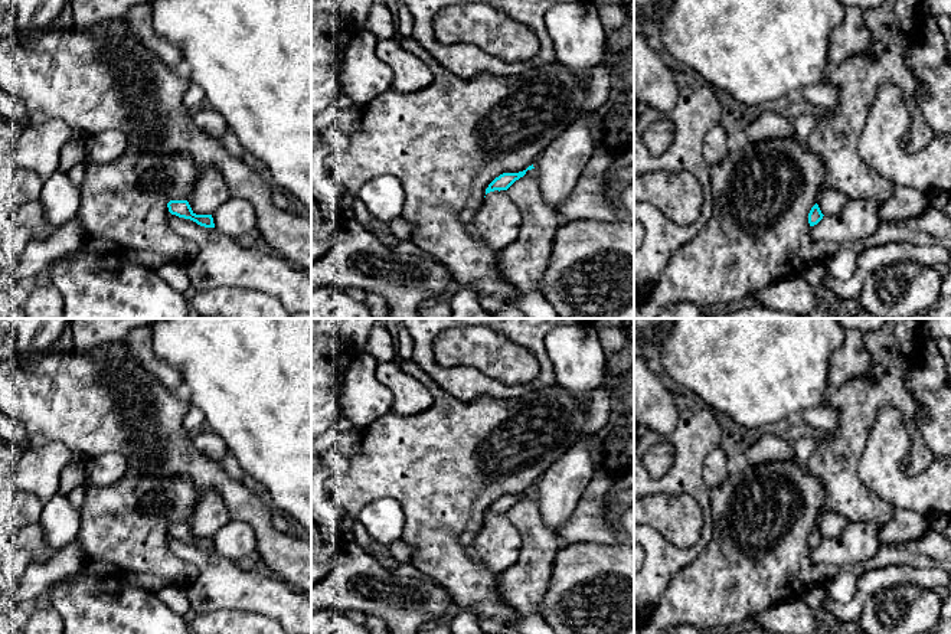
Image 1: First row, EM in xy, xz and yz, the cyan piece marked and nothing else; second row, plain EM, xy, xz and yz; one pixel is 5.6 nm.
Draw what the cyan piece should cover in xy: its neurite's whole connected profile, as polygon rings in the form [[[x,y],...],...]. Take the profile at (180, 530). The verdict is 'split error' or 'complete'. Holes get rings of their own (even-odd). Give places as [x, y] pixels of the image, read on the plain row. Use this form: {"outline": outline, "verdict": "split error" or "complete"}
{"outline": [[[170,523],[167,530],[171,537],[190,542],[205,550],[215,550],[212,537],[196,537],[187,523]]], "verdict": "complete"}

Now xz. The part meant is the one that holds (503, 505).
{"outline": [[[533,487],[529,488],[526,493],[519,494],[519,496],[503,496],[499,500],[496,500],[488,510],[486,512],[486,517],[494,513],[507,513],[516,503],[523,500],[527,493],[535,491]]], "verdict": "complete"}

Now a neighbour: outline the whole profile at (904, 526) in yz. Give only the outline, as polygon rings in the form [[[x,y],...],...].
[[[896,510],[880,526],[880,545],[899,545],[919,539],[928,530],[928,519],[911,510]]]

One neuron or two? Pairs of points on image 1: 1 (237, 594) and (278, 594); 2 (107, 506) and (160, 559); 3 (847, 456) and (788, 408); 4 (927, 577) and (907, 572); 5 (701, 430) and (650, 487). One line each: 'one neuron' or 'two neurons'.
1: one neuron
2: one neuron
3: two neurons
4: one neuron
5: one neuron

